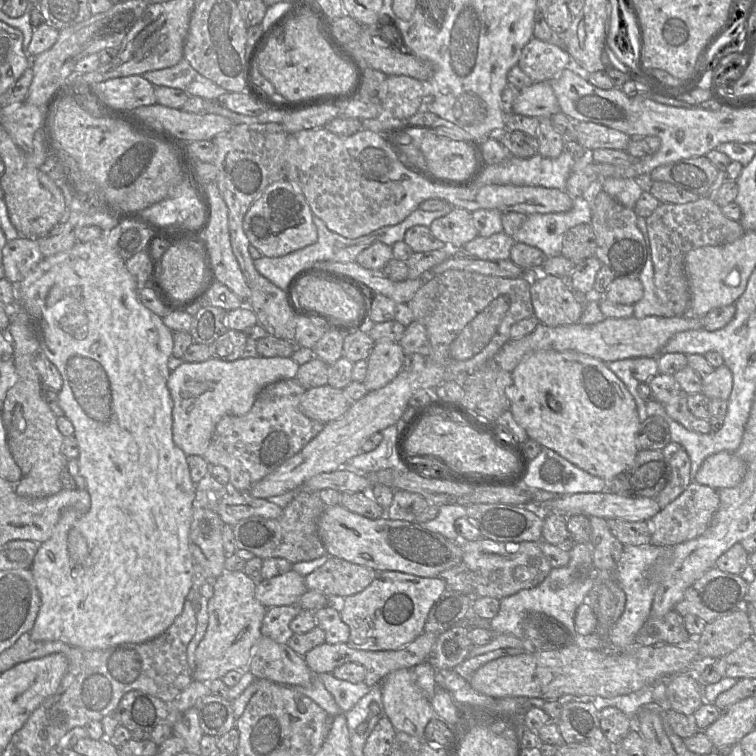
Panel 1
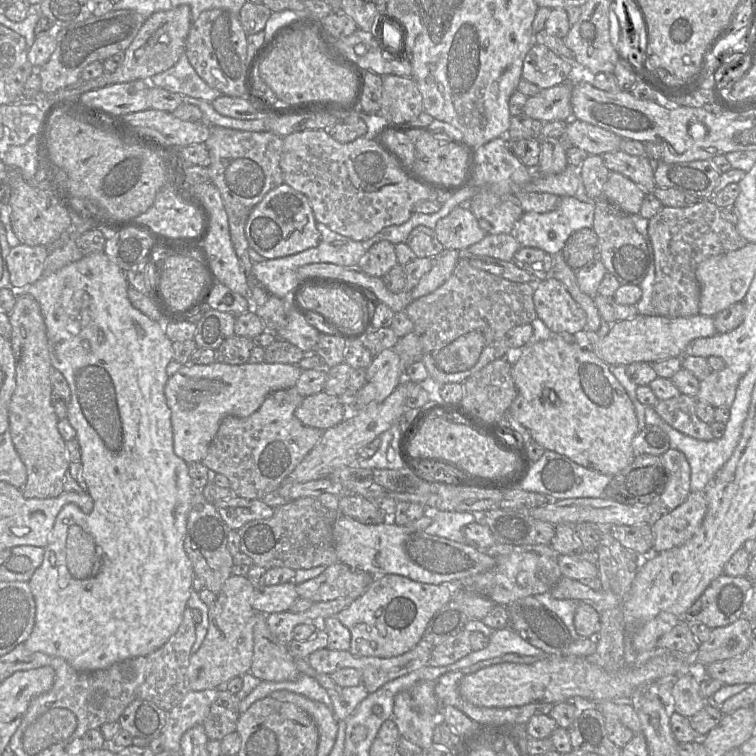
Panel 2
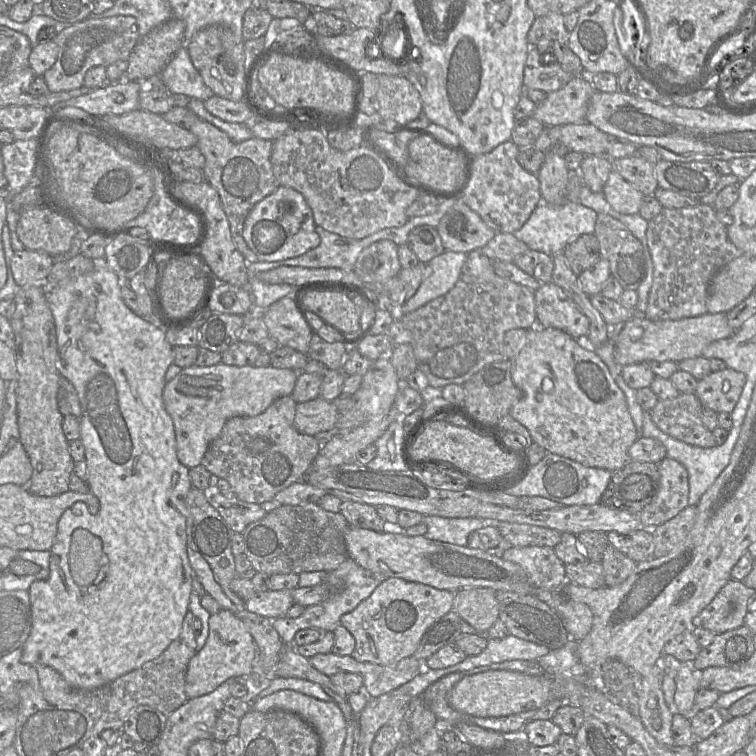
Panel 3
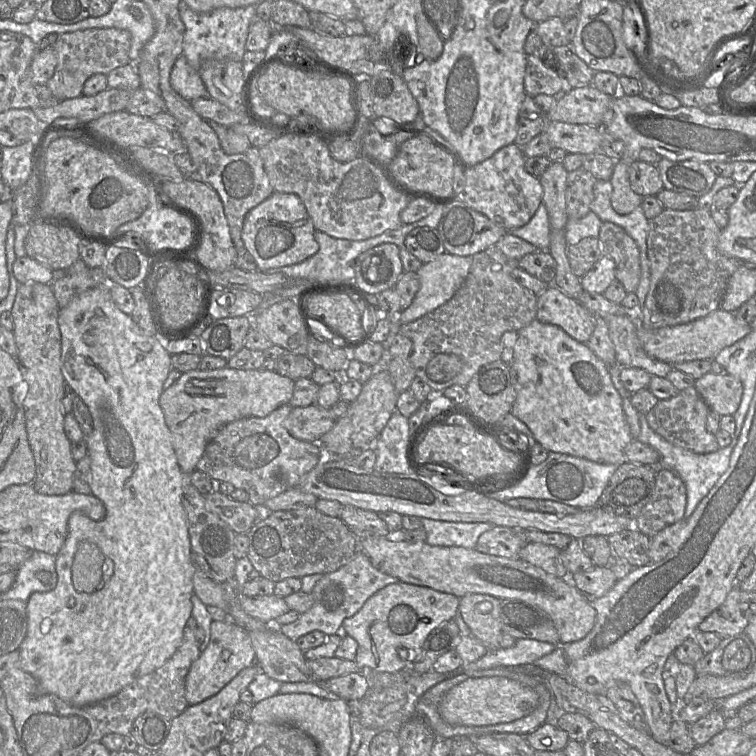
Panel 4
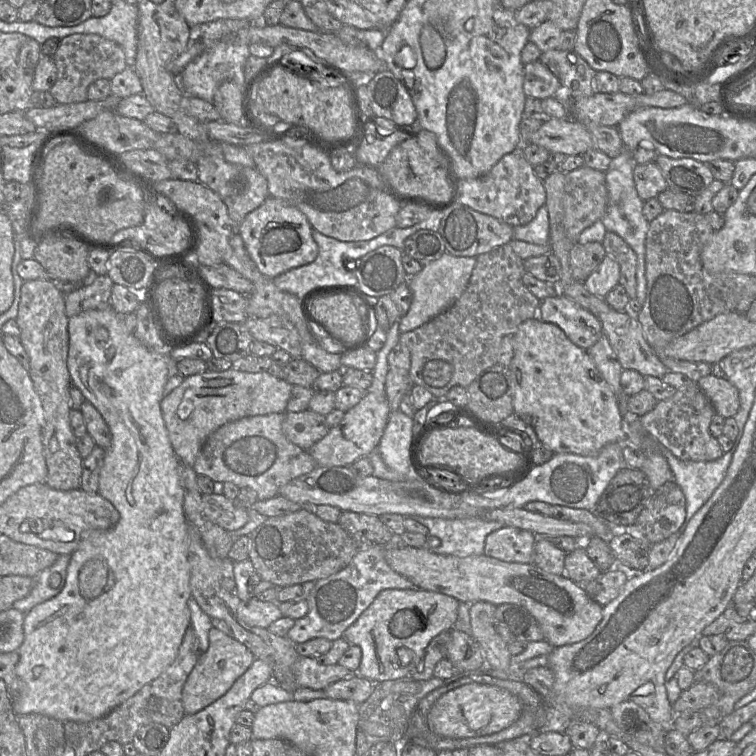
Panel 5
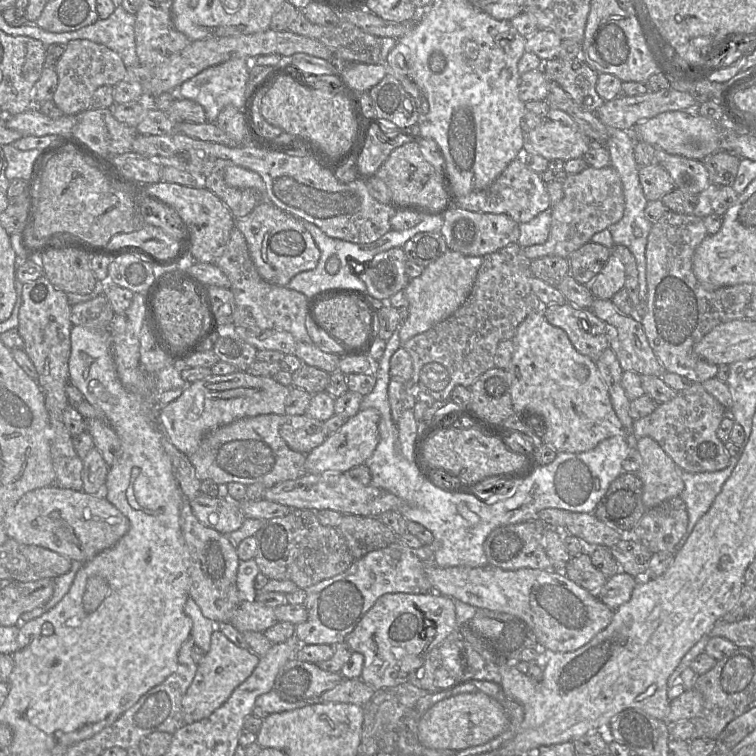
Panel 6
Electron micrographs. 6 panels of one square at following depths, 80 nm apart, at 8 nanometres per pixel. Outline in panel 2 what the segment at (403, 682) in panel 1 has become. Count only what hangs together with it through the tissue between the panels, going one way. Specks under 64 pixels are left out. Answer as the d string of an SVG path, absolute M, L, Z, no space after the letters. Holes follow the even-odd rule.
M401 691L394 697L393 713L390 718L404 737L421 749L434 746L433 731L438 717L421 716L412 708L410 691Z

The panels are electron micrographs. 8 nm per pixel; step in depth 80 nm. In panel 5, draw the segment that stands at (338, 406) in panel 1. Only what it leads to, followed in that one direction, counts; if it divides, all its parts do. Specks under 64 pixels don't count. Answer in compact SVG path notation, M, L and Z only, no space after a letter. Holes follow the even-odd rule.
M307 409L302 412L285 412L282 431L298 447L309 450L329 432L326 417Z

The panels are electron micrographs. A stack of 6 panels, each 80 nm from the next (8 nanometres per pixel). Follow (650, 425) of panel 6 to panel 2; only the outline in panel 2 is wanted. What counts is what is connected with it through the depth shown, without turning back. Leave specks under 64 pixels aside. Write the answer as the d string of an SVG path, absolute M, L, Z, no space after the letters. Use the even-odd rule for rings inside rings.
M680 393L676 397L658 400L654 409L663 421L679 432L699 440L713 440L710 425L696 414L696 402L696 397Z

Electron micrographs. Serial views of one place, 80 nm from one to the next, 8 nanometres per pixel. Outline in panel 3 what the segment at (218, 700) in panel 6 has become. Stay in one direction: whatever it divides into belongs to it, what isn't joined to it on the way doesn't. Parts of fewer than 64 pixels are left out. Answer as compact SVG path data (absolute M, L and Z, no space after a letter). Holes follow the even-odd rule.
M228 610L210 615L209 636L204 647L190 660L186 672L185 692L188 699L213 692L229 679L243 679L256 664L256 644L244 623Z

